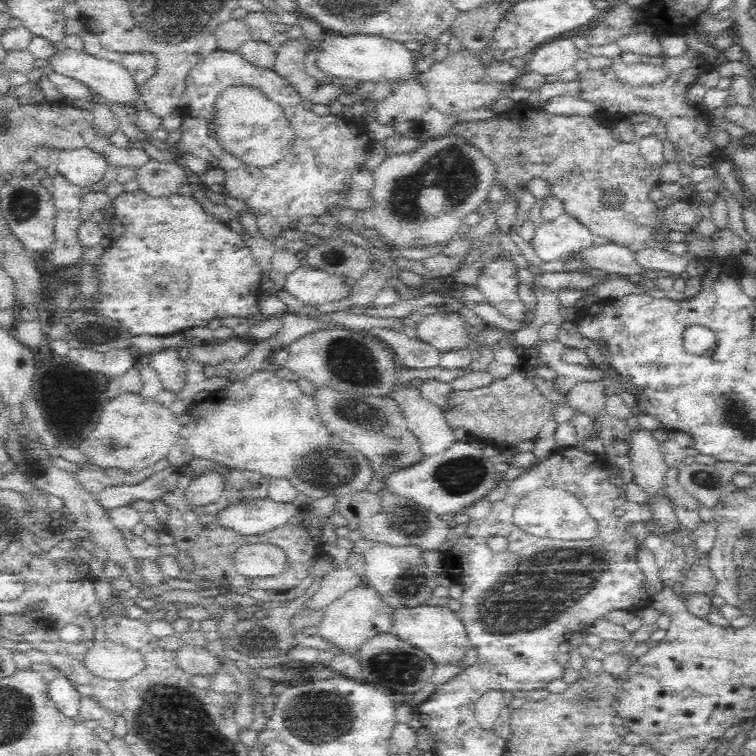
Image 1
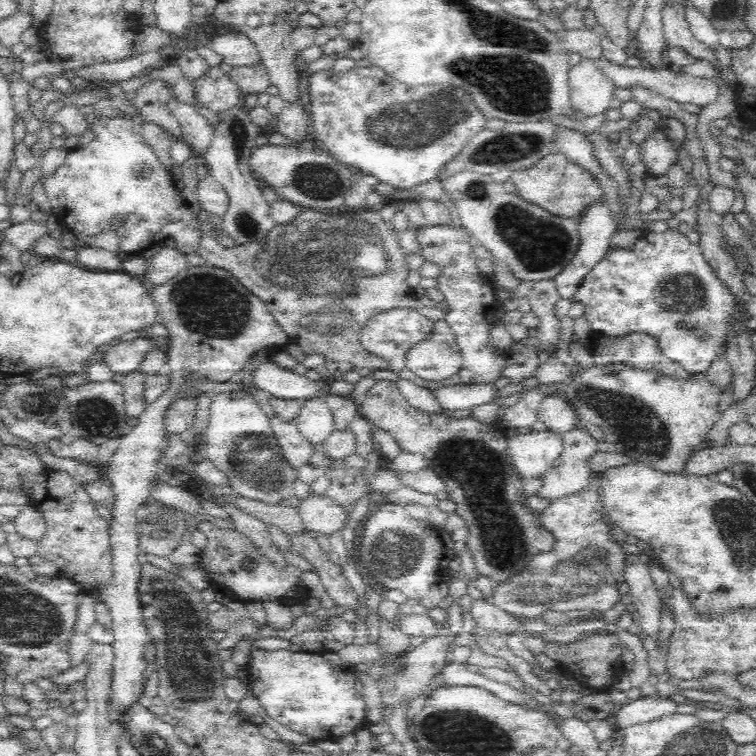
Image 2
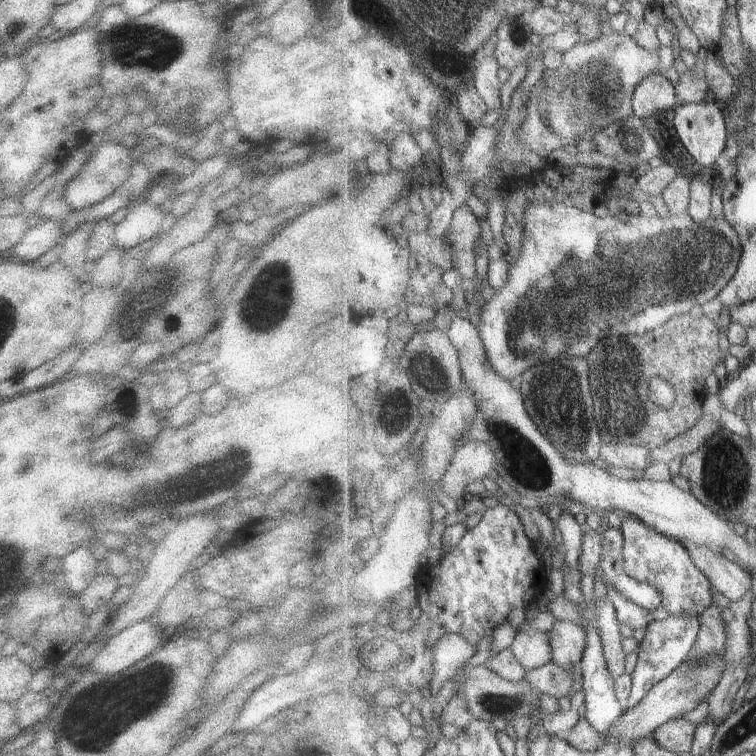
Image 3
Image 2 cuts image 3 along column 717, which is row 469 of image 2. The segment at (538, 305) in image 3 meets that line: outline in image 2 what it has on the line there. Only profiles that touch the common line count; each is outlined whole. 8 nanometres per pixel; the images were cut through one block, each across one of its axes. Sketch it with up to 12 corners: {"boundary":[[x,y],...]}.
{"boundary":[[252,391],[211,395],[202,454],[250,500],[295,497]]}

